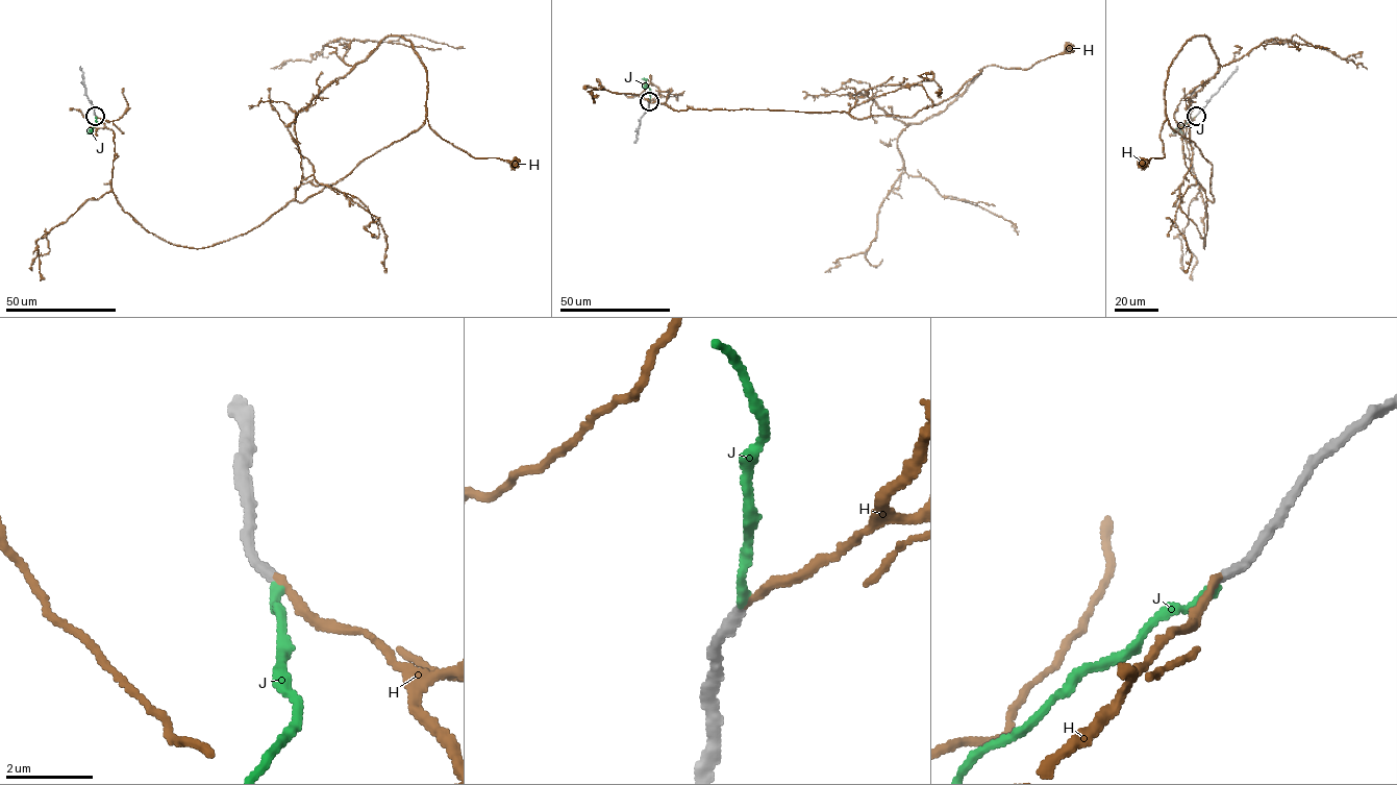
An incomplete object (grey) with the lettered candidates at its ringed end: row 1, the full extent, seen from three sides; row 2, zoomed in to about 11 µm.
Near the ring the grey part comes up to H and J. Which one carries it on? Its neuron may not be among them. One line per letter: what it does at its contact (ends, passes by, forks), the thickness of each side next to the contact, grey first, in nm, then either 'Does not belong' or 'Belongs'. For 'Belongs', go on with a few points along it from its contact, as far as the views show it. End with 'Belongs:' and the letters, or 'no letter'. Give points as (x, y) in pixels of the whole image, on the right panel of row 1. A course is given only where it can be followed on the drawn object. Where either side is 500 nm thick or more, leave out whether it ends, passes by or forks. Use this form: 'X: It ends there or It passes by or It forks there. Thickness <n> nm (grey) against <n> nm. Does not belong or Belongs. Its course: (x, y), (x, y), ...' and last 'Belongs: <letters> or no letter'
H: It ends there. Thickness 260 nm (grey) against 180 nm. Belongs. Its course: (1196, 115), (1186, 141), (1205, 209), (1204, 248), (1212, 165), (1167, 119), (1159, 135), (1165, 156), (1142, 163)
J: It ends there. Thickness 260 nm (grey) against 200 nm. Does not belong
Belongs: H

